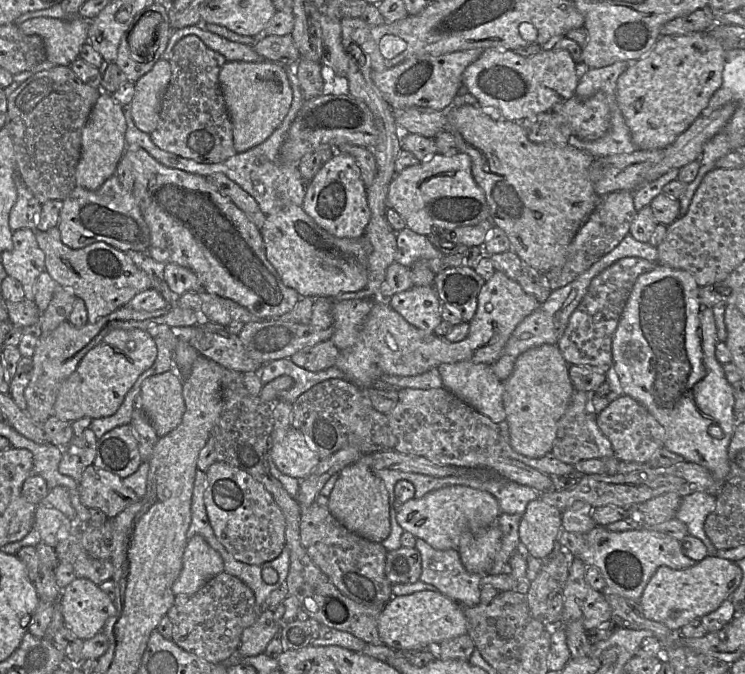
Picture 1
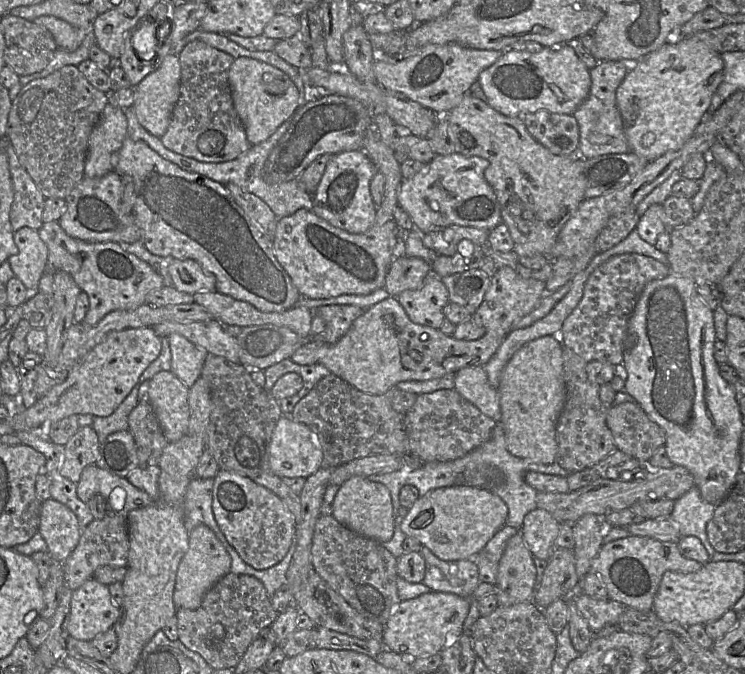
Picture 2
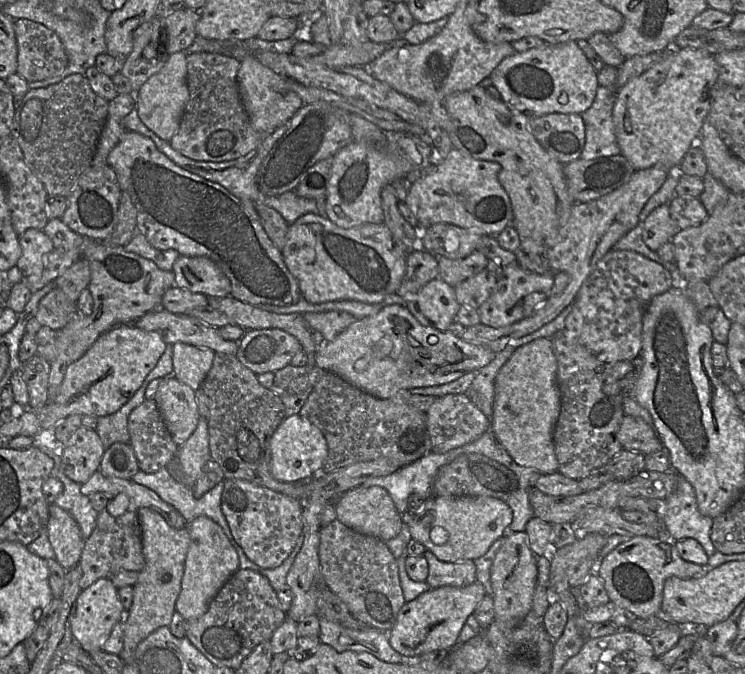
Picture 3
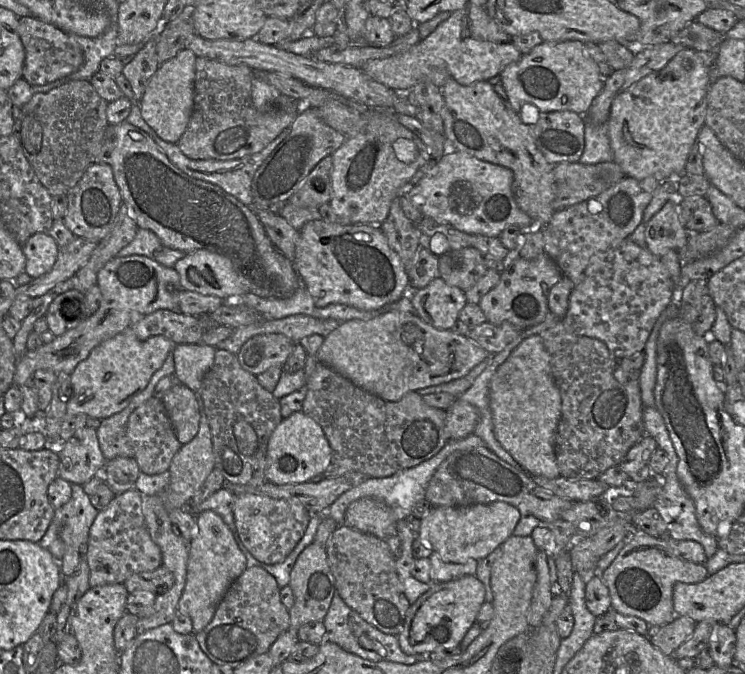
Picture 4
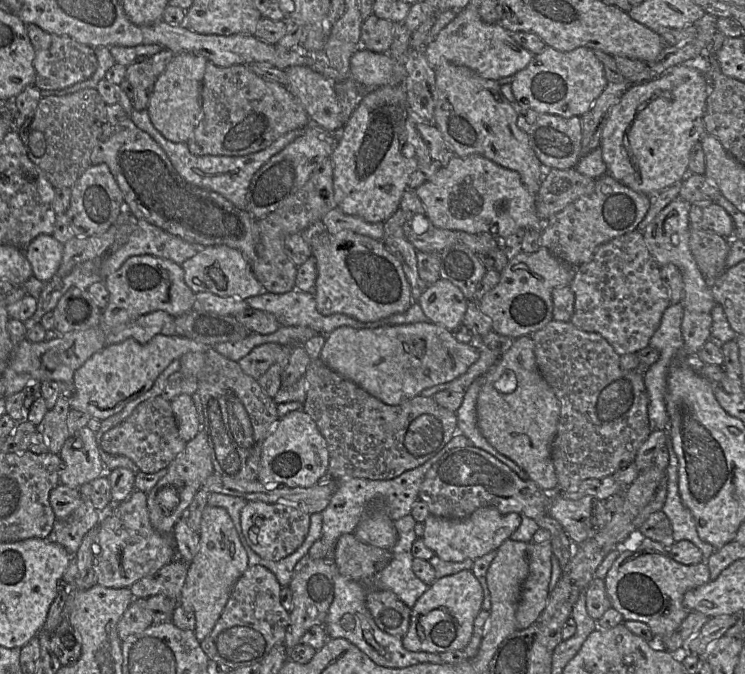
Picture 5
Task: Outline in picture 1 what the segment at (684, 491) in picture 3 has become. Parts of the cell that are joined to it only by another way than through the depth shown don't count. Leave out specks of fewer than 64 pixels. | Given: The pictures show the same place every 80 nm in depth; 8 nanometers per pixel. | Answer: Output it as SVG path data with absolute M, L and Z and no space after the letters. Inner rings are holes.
M694 492L682 498L675 518L686 524L688 534L700 539L706 546L709 556L716 556L717 549L704 530L706 517L715 510L716 496L704 492Z

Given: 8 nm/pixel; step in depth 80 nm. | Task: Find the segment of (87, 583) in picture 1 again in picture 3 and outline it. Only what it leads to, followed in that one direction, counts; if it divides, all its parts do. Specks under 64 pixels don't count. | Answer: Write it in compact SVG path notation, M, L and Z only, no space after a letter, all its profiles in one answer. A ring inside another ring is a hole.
M100 578L88 588L81 590L75 602L75 613L70 622L71 633L83 650L102 649L113 626L123 620L125 610L118 597L118 588L109 578Z

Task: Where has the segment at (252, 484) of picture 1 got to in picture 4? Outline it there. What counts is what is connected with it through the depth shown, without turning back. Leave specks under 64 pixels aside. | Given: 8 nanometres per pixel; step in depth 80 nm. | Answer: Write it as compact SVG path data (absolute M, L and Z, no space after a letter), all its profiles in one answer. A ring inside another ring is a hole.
M265 495L235 496L233 516L237 534L245 548L258 561L277 564L293 551L310 522L310 514L298 499L274 499Z

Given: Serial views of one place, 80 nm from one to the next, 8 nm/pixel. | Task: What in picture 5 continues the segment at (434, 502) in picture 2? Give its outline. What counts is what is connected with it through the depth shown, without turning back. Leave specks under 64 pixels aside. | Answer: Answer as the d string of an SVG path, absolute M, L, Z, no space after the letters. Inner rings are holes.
M481 507L464 519L446 519L430 514L423 524L421 539L428 548L444 561L462 562L497 550L520 526L521 516L514 512L503 514L494 507Z

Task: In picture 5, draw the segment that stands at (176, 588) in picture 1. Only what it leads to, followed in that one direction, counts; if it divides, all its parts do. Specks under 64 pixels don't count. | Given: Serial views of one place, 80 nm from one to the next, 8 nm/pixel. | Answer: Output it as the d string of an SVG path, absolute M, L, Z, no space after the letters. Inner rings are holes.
M207 506L203 510L199 550L188 564L187 578L182 589L180 605L196 618L195 635L202 642L212 631L229 599L231 590L248 565L248 556L242 547L233 521L221 507Z

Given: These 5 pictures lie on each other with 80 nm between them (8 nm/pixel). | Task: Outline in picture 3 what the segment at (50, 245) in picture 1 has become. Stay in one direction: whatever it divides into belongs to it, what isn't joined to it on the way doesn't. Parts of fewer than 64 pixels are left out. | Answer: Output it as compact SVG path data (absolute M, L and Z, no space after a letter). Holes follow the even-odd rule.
M50 219L43 232L52 240L54 249L77 250L79 257L85 259L90 267L90 281L87 289L93 298L93 309L90 315L73 318L64 328L56 332L52 342L38 346L36 355L48 363L60 360L67 365L81 358L94 342L104 333L119 325L131 325L148 312L160 308L165 291L175 285L175 275L172 271L159 269L152 261L135 253L126 252L123 247L110 247L103 241L96 241L86 236L76 234L70 230L61 219Z

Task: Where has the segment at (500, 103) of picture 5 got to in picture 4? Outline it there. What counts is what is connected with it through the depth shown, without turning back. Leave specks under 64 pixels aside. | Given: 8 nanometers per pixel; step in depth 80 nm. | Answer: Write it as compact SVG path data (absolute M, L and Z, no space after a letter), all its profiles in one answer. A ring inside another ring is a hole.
M450 79L441 88L441 93L444 98L444 108L442 109L444 135L447 139L448 147L454 151L466 153L481 161L510 169L514 176L513 189L518 207L534 220L537 225L535 228L543 228L549 223L555 213L553 209L554 166L547 162L536 147L529 126L523 123L520 115L512 109L508 101L502 99L495 92L493 85L488 81L465 86Z

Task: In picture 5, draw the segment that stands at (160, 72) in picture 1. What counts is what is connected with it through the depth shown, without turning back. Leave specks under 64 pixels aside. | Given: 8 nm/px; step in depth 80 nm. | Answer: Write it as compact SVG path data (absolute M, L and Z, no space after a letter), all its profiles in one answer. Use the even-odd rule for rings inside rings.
M191 53L175 55L156 78L147 112L154 127L174 143L187 142L201 119L201 88L206 58Z

